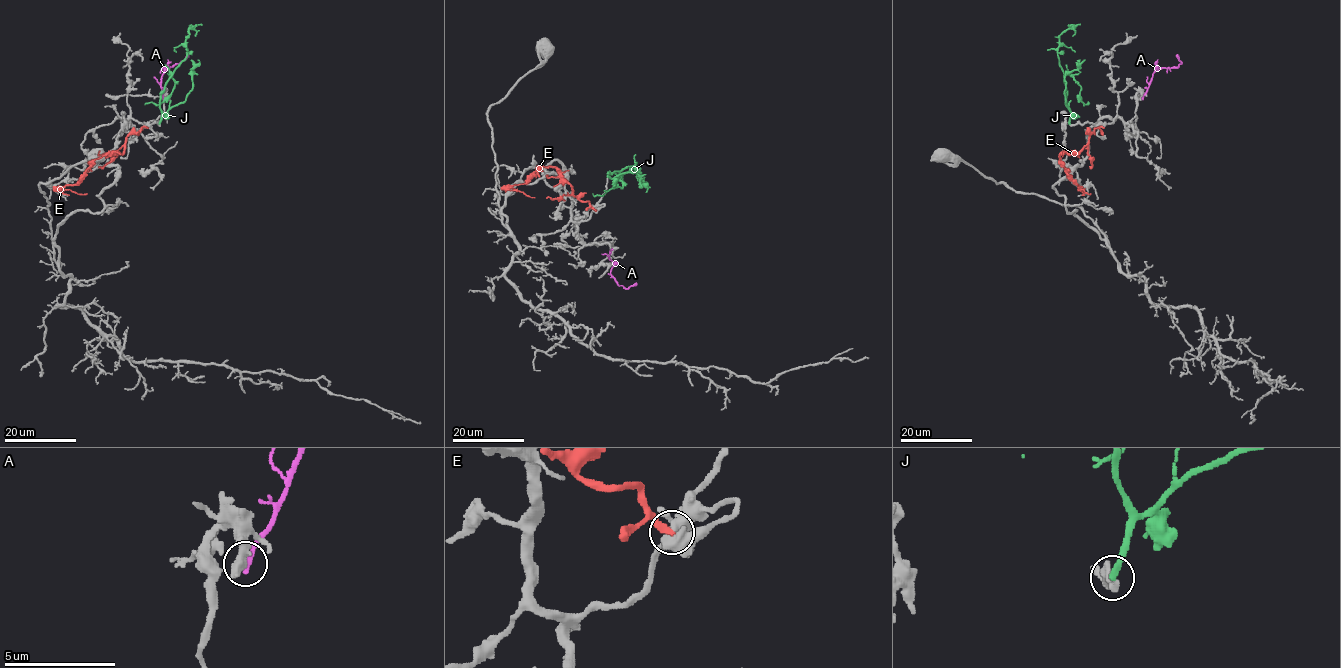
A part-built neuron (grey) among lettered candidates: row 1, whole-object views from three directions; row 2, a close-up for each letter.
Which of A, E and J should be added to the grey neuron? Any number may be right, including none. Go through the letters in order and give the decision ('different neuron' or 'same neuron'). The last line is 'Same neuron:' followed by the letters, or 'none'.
A: different neuron
E: different neuron
J: different neuron
Same neuron: none

